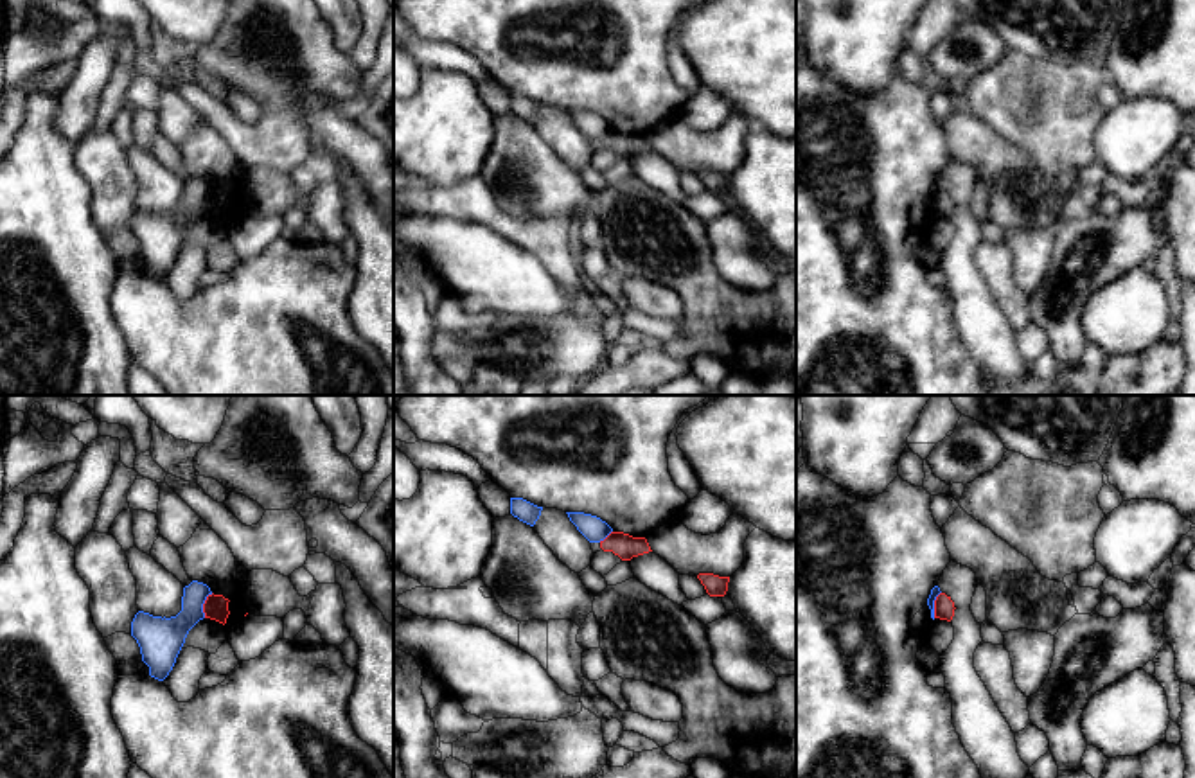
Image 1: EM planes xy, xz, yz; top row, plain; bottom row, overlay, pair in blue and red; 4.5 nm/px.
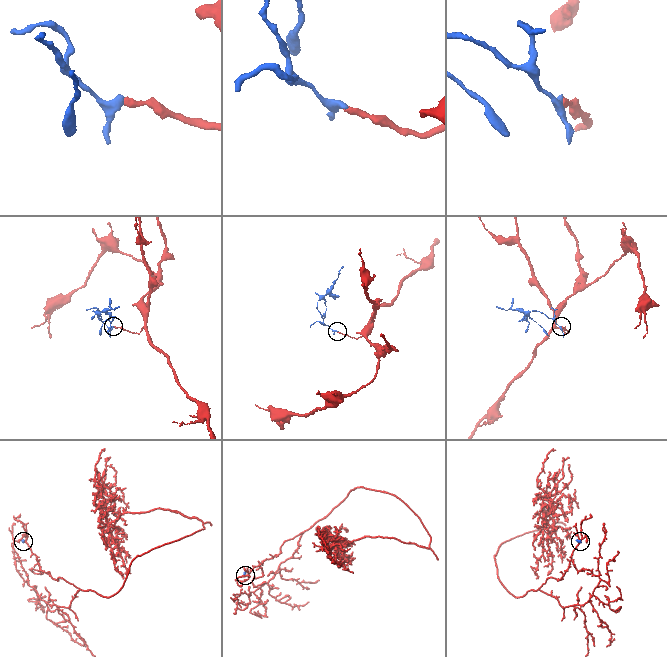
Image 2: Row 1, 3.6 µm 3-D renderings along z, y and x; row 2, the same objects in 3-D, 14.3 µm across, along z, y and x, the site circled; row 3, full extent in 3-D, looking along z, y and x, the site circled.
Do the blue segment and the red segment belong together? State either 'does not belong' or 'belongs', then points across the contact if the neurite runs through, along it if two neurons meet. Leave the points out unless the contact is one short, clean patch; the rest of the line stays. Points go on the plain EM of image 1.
does not belong; border xy (212, 191), (203, 202), (203, 214)

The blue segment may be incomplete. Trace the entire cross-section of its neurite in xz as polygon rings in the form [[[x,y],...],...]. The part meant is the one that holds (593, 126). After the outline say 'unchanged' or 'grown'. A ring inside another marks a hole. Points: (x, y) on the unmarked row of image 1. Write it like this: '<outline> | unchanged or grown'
[[[566,110],[570,119],[577,124],[577,128],[589,138],[600,140],[604,138],[613,126],[597,113],[584,110]]] | unchanged

